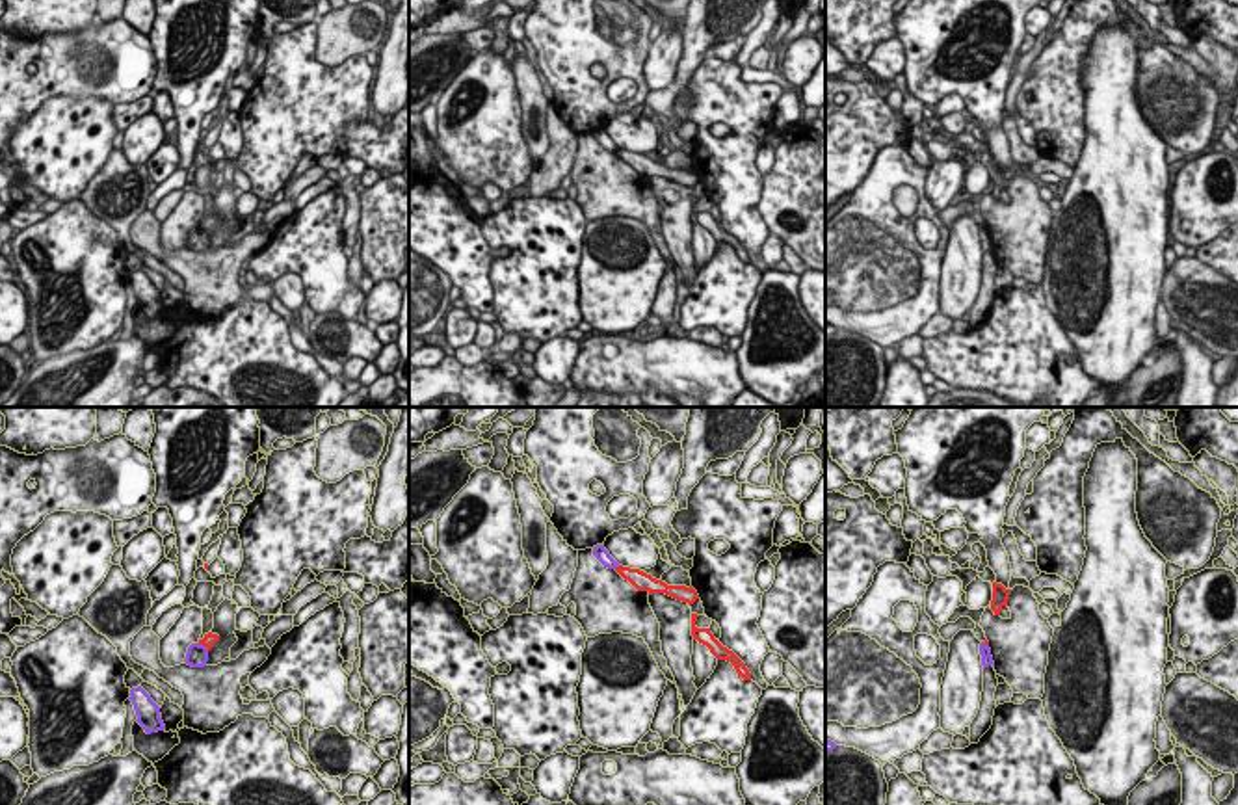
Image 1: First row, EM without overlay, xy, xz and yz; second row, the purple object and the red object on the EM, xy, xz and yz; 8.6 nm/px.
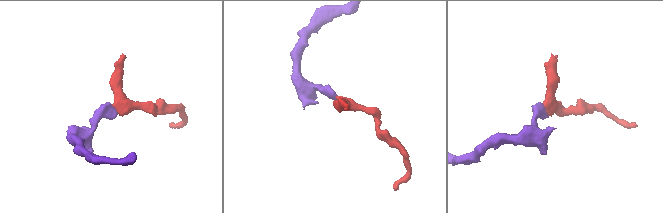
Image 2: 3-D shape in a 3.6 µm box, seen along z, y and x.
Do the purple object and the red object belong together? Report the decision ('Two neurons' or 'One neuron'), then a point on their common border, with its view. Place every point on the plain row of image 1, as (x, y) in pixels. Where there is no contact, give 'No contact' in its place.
Two neurons. Touches purple at xy (203, 229)

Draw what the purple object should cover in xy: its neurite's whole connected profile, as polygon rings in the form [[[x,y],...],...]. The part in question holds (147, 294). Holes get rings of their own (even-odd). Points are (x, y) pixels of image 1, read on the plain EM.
[[[141,270],[132,271],[128,283],[132,284],[136,294],[136,305],[145,312],[147,318],[165,312],[160,301],[160,290],[151,283],[151,279]]]

